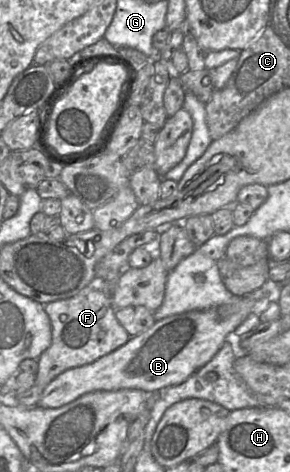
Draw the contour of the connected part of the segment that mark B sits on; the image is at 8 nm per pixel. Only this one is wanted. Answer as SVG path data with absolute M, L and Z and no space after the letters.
M242 296L228 304L205 310L188 311L158 320L148 330L132 336L126 344L111 353L100 357L92 363L70 368L56 376L44 389L38 405L44 408L59 408L94 391L139 389L153 393L179 385L207 364L221 349L227 336L235 332L237 327L251 313L259 316L268 307L270 302L271 299L269 297L253 300Z

